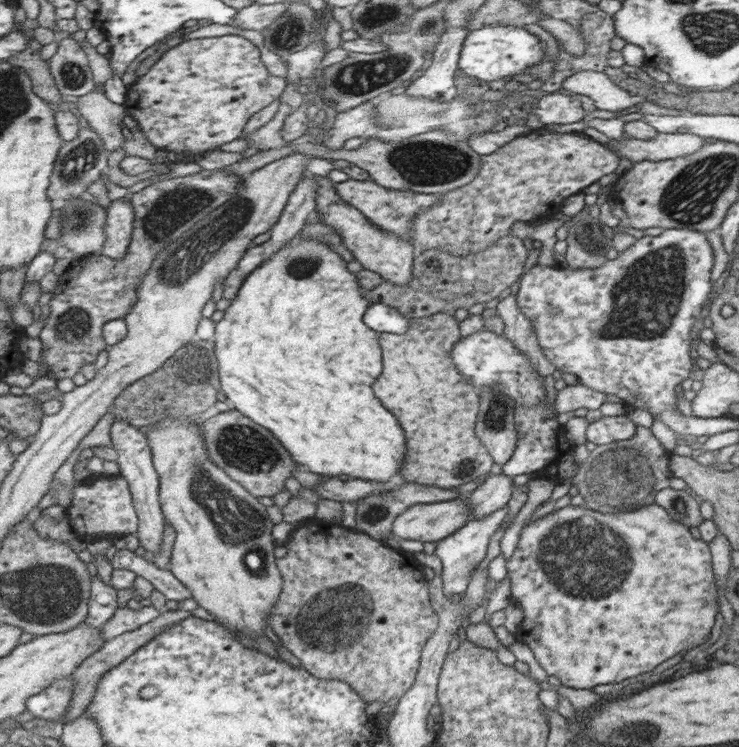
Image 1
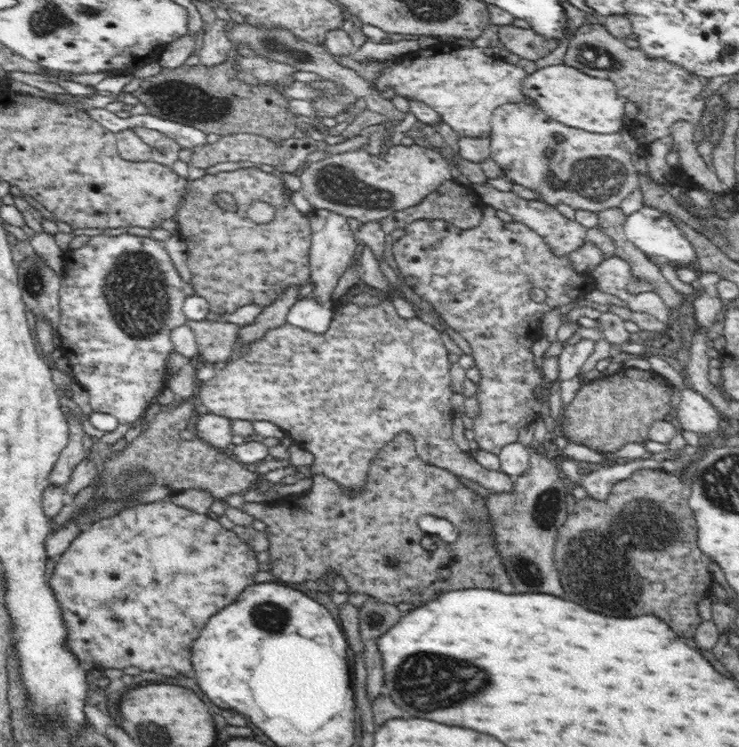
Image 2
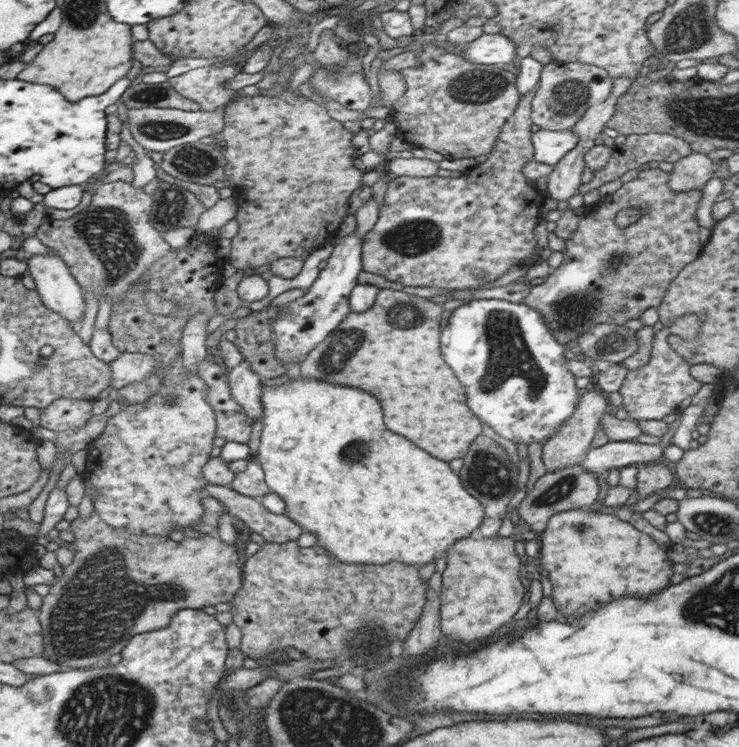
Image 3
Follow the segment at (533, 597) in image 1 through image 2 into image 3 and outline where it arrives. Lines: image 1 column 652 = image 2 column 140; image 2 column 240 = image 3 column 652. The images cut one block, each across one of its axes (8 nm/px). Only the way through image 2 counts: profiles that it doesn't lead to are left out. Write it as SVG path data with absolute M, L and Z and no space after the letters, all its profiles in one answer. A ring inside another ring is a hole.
M574 509L551 516L539 538L541 552L537 559L541 570L548 572L553 584L550 597L566 623L623 596L645 597L672 585L670 577L674 573L666 555L668 549L603 509Z

